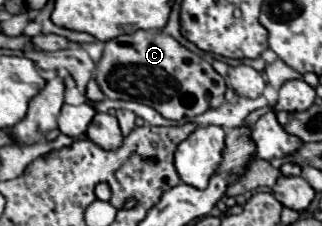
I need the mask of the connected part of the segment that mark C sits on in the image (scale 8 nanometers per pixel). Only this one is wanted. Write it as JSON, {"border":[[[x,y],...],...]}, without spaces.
{"border":[[[136,31],[110,39],[98,63],[96,81],[106,97],[144,103],[172,121],[194,119],[226,101],[226,81],[214,71],[212,63],[160,31]]]}

